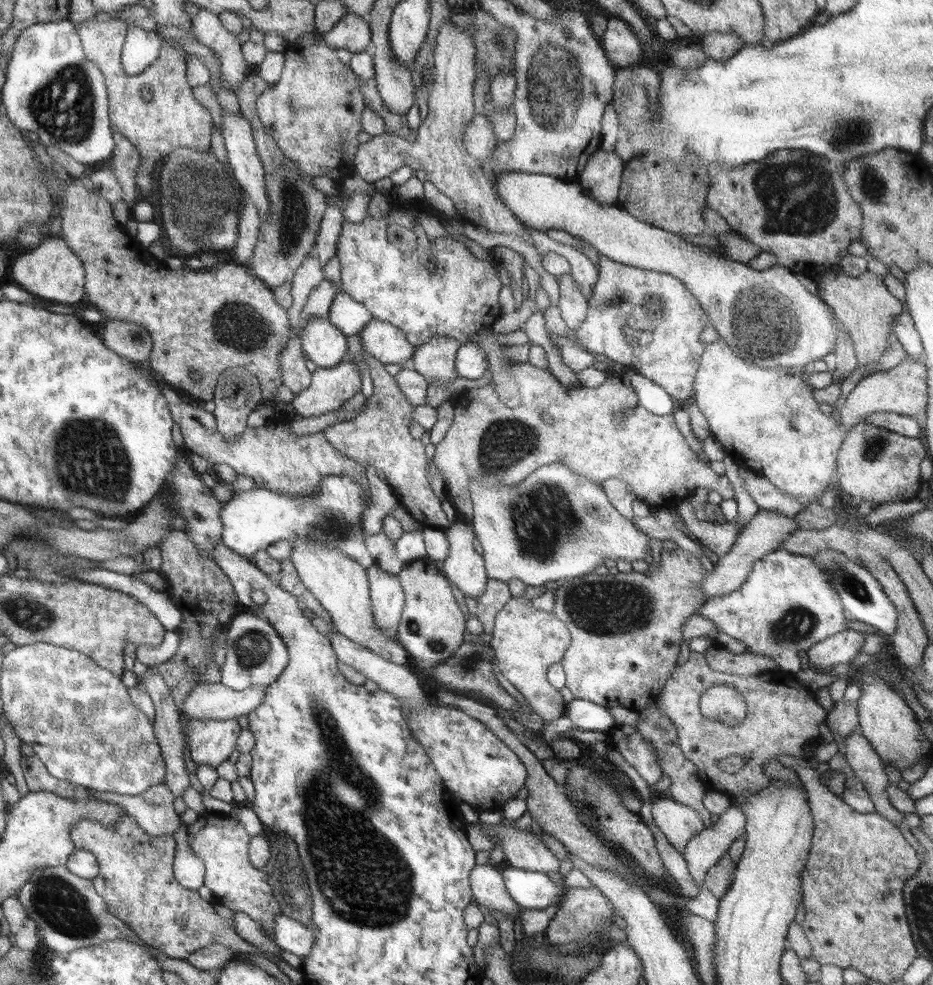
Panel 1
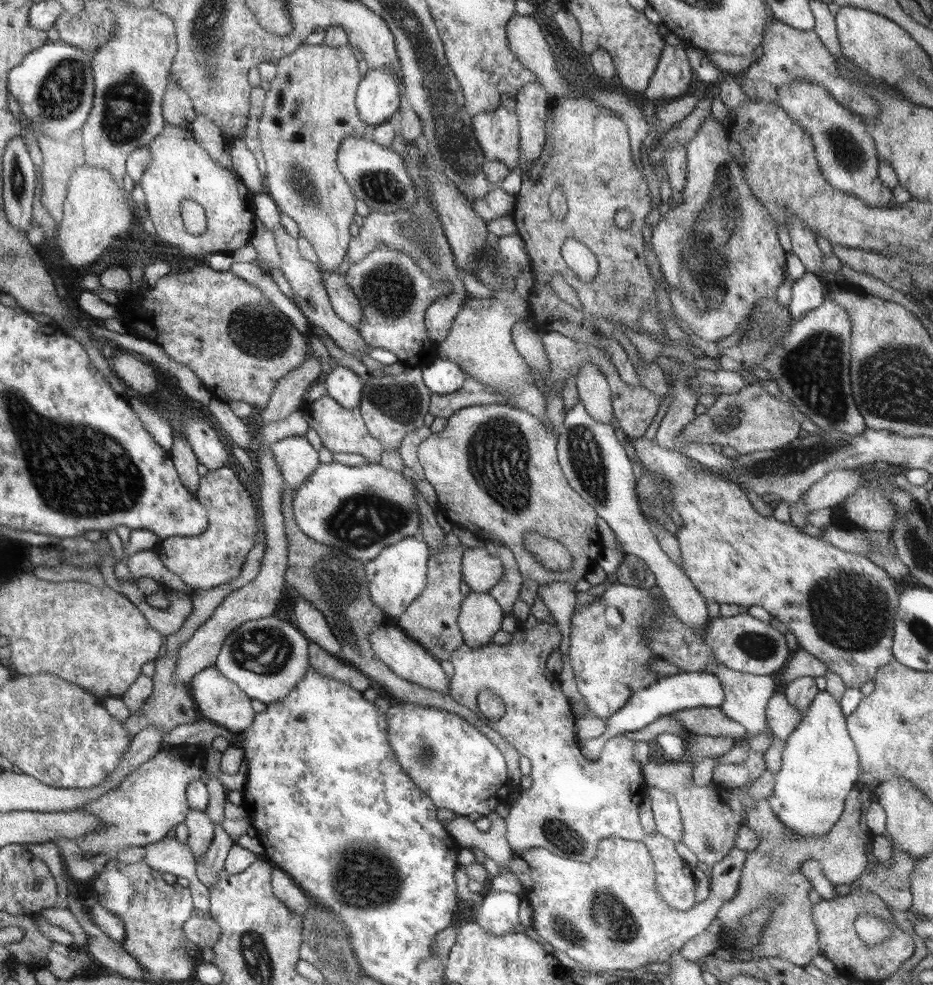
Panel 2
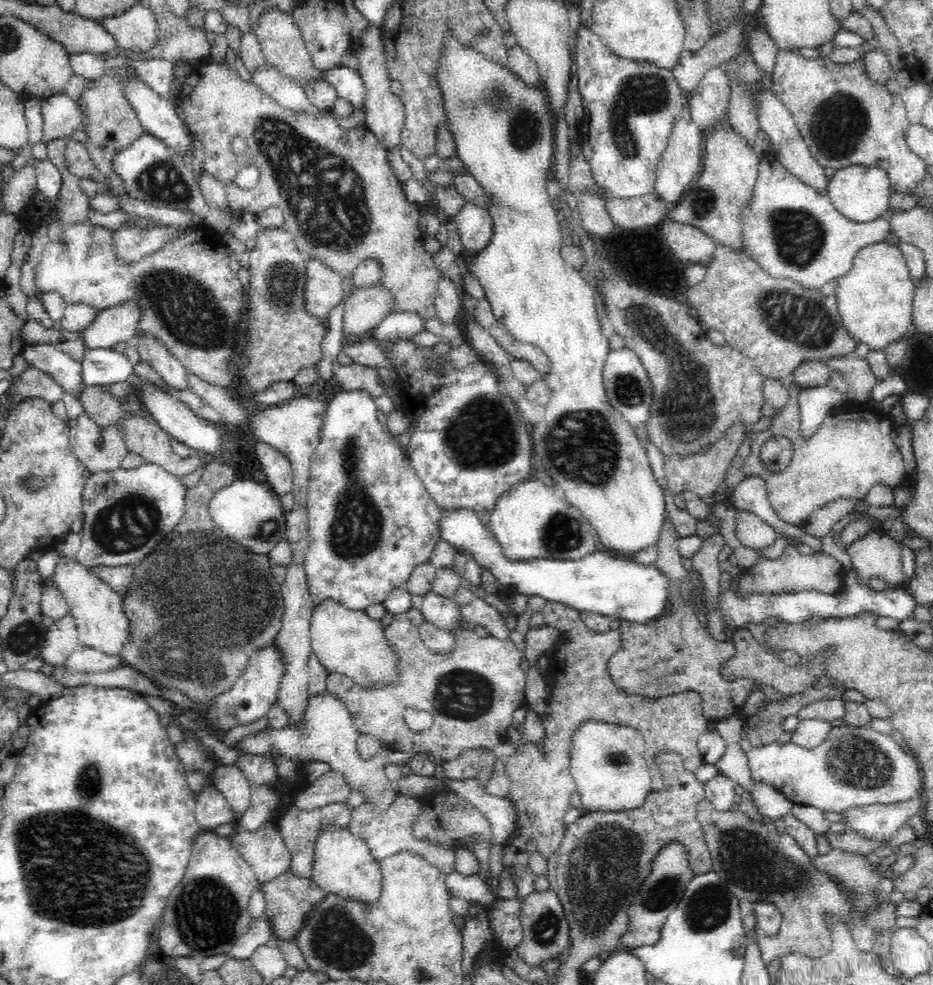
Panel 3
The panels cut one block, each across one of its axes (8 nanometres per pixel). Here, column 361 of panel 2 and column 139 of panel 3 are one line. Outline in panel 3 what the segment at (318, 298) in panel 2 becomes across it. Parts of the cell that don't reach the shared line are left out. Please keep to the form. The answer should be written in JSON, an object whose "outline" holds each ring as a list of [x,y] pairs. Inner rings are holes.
{"outline":[[[140,336],[136,342],[138,350],[140,350],[140,358],[152,366],[152,370],[156,370],[156,374],[176,392],[184,392],[190,390],[190,382],[188,382],[188,370],[180,364],[178,358],[174,358],[162,342],[158,342],[154,336]]]}

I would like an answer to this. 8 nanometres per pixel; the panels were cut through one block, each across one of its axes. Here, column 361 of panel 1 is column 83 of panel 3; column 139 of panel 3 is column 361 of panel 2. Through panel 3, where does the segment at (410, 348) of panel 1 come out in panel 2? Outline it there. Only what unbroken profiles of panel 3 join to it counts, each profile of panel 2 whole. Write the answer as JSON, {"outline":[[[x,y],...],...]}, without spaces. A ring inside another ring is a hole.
{"outline":[[[331,272],[327,276],[321,276],[321,282],[325,284],[325,290],[327,290],[329,304],[331,304],[333,312],[343,322],[353,326],[355,332],[359,332],[359,324],[363,322],[365,316],[363,316],[363,310],[361,310],[357,294],[345,282],[345,276],[339,276],[337,272]]]}

